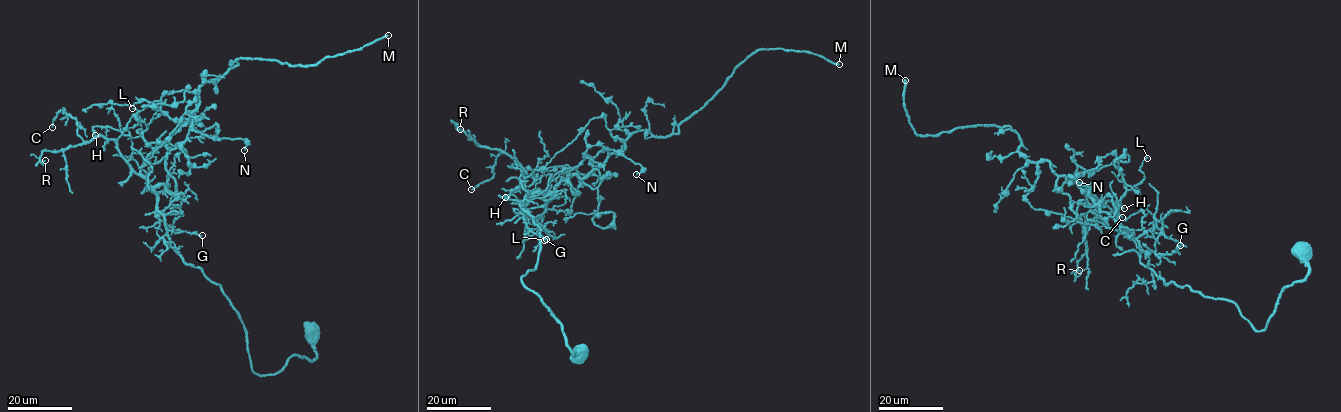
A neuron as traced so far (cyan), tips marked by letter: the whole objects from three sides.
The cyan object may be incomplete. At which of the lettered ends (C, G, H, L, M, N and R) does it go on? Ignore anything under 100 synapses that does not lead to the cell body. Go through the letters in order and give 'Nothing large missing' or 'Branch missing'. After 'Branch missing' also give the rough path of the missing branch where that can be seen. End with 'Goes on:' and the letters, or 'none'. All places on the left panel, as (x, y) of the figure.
C: Nothing large missing
G: Nothing large missing
H: Nothing large missing
L: Nothing large missing
M: Branch missing
N: Nothing large missing
R: Nothing large missing
Goes on: M

